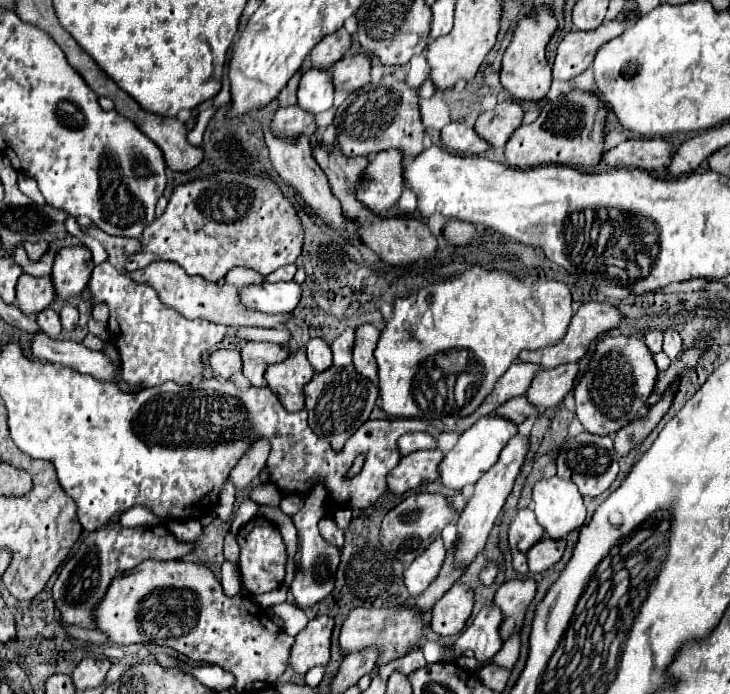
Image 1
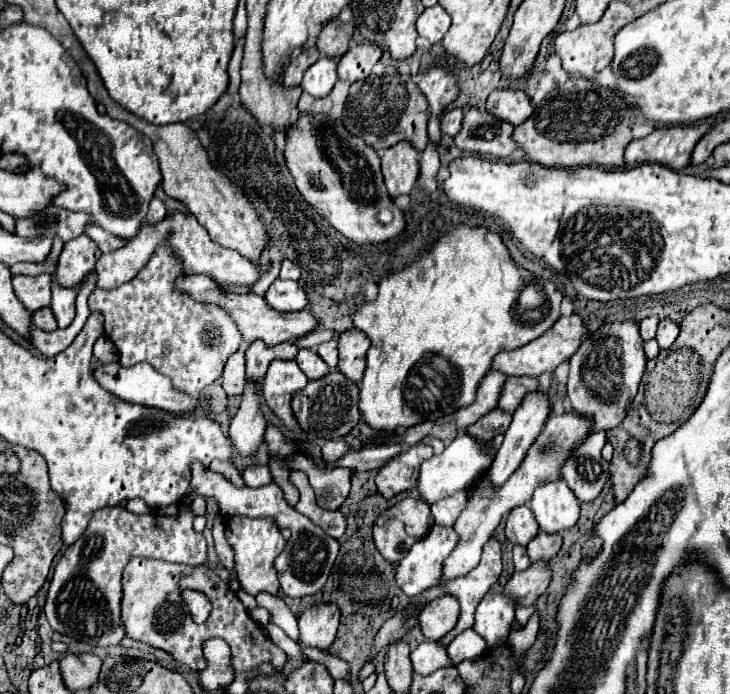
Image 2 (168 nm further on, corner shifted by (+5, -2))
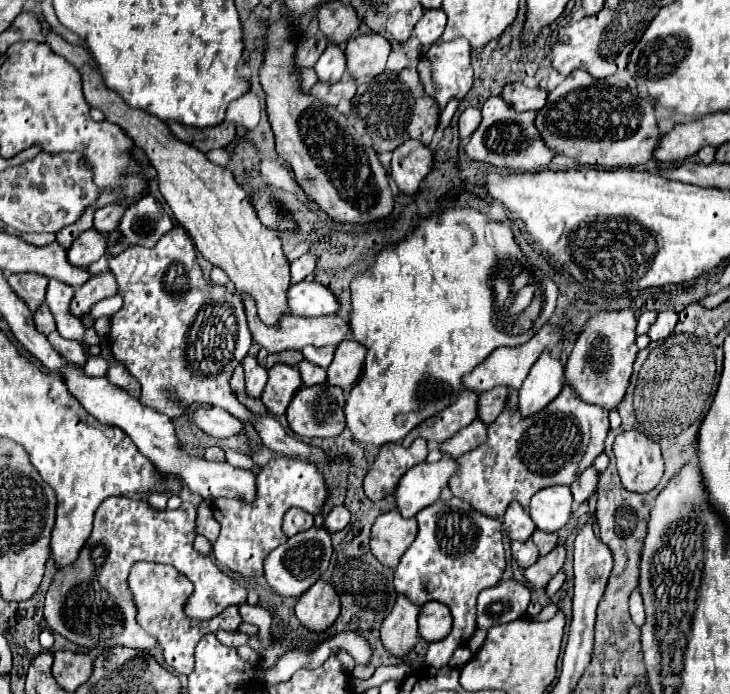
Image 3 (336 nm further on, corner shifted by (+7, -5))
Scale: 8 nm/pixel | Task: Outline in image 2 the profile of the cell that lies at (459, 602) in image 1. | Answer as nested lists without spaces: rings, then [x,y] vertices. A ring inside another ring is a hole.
[[[442,596],[442,598],[432,600],[420,610],[418,624],[422,628],[422,634],[428,640],[438,642],[456,626],[458,614],[460,614],[458,600],[452,596]]]

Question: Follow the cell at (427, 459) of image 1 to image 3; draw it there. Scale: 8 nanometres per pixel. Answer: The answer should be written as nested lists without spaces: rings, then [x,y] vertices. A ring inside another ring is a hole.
[[[420,437],[410,447],[402,447],[400,443],[382,445],[372,465],[372,471],[368,471],[364,479],[364,491],[368,499],[380,501],[386,495],[392,495],[402,475],[410,467],[426,461],[426,455],[428,455],[428,445]]]

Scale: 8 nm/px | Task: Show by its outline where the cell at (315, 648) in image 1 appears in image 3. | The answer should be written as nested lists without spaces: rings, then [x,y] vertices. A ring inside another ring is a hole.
[[[326,581],[314,583],[296,603],[298,621],[312,633],[322,635],[340,615],[340,599],[334,587]]]

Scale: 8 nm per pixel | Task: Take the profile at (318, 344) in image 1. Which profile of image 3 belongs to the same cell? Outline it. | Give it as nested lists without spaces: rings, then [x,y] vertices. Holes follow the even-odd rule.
[[[302,359],[298,363],[298,369],[300,369],[300,375],[302,375],[302,381],[304,385],[320,385],[320,383],[326,383],[326,369]]]

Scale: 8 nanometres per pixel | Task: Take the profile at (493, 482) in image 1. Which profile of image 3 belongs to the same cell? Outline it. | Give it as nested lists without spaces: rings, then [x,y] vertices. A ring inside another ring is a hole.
[[[542,353],[542,359],[534,363],[526,381],[518,391],[518,411],[522,417],[540,413],[562,391],[564,369],[556,353]]]

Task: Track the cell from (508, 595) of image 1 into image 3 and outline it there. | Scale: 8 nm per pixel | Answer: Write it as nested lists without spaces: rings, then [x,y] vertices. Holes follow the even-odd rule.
[[[558,545],[558,547],[556,547],[554,551],[550,551],[548,555],[538,557],[538,561],[524,571],[526,581],[528,581],[534,589],[544,589],[544,587],[548,585],[548,581],[562,569],[564,557],[566,557],[566,549],[564,549],[562,545]]]

